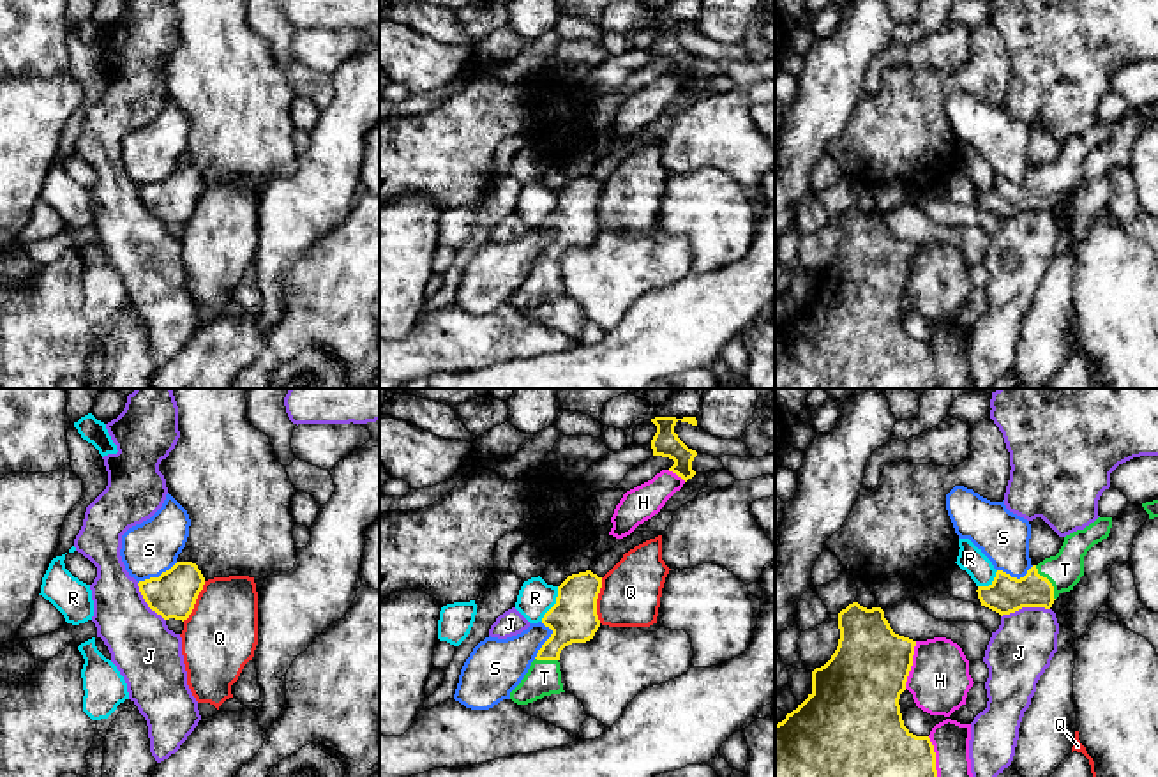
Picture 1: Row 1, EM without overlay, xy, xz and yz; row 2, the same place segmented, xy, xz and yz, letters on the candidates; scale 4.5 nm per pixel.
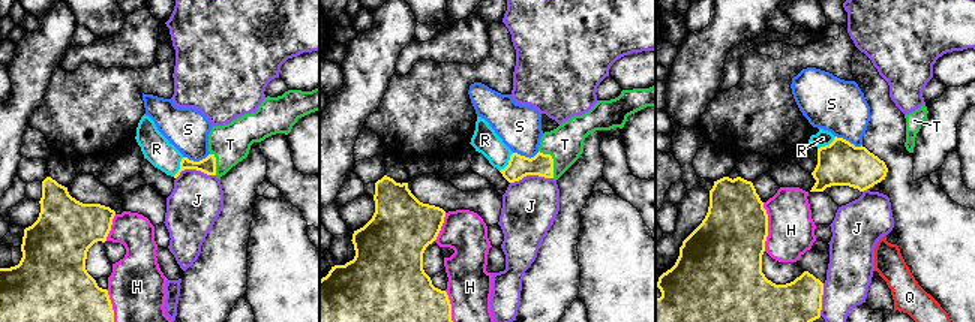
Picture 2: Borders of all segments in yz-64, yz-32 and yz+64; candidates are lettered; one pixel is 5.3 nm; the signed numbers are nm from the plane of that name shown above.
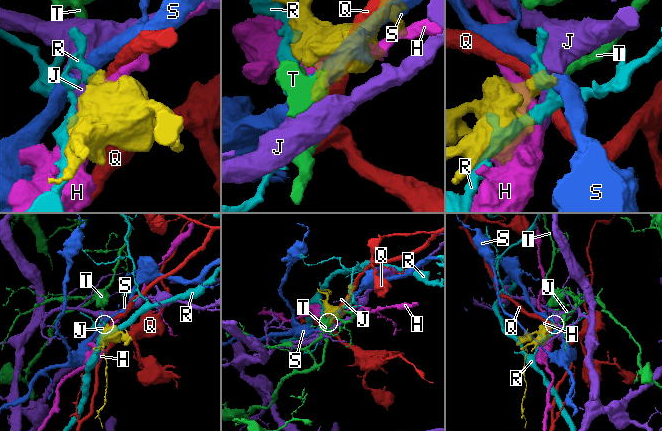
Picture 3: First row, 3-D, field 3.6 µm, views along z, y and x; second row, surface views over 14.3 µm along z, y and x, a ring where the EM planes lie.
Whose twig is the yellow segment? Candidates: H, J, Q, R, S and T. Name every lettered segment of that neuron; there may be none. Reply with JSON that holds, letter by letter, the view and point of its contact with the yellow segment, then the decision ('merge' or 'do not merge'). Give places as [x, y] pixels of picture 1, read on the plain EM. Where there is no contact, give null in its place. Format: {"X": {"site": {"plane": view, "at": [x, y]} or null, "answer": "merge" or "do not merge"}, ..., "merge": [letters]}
{"H": {"site": {"plane": "yz", "at": [911, 269]}, "answer": "do not merge"}, "J": {"site": {"plane": "yz", "at": [1024, 211]}, "answer": "do not merge"}, "Q": {"site": {"plane": "xz", "at": [595, 205]}, "answer": "do not merge"}, "R": {"site": {"plane": "xz", "at": [555, 209]}, "answer": "do not merge"}, "S": {"site": {"plane": "xy", "at": [159, 181]}, "answer": "do not merge"}, "T": {"site": {"plane": "yz", "at": [1049, 186]}, "answer": "merge"}, "merge": ["T"]}

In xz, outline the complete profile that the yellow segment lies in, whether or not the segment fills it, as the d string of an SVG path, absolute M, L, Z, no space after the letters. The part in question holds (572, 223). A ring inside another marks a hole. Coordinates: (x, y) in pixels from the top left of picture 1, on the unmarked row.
M591 175L568 180L558 191L556 208L544 219L542 228L553 235L542 249L521 288L510 297L517 309L528 309L563 295L560 258L572 247L593 244L600 231L597 203L602 182Z

